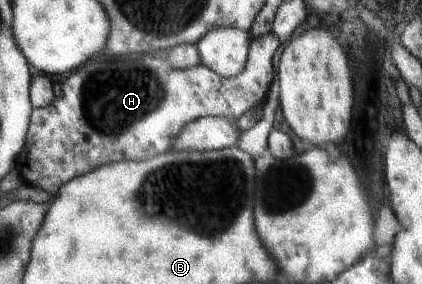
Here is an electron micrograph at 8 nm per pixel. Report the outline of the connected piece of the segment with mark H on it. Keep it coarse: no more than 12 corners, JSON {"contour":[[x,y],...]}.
{"contour":[[282,46],[230,78],[167,53],[92,60],[34,109],[16,168],[50,191],[260,105]]}

